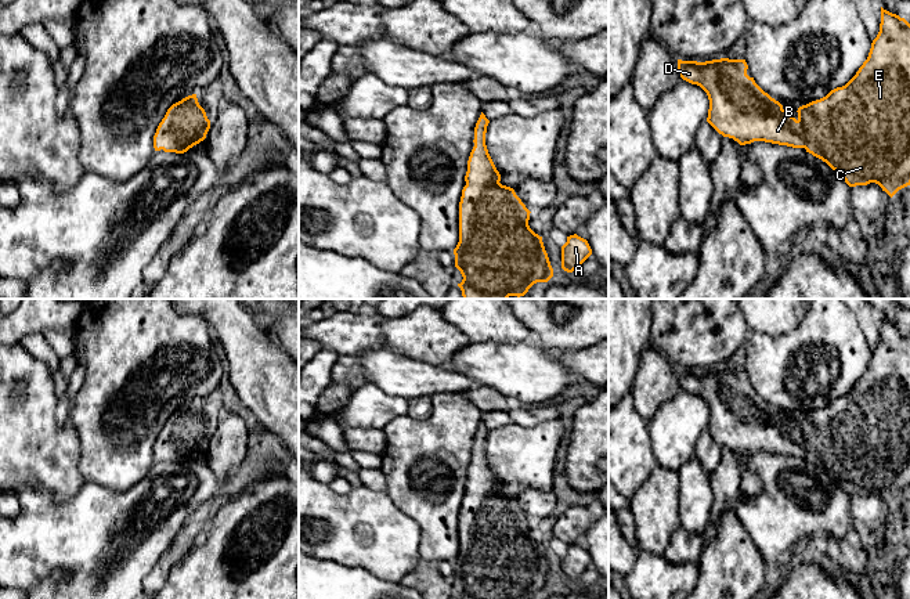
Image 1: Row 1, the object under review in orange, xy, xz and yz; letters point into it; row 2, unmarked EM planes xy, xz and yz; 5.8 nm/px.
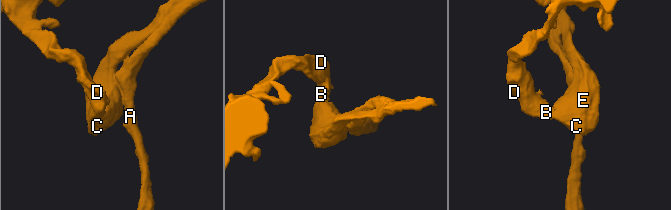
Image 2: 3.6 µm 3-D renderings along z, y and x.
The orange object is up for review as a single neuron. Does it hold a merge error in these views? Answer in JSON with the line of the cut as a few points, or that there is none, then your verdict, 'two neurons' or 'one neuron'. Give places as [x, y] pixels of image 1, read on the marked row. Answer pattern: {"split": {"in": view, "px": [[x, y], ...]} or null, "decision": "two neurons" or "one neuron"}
{"split": null, "decision": "one neuron"}

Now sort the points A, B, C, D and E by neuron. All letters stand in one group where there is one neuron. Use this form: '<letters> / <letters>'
A B C D E

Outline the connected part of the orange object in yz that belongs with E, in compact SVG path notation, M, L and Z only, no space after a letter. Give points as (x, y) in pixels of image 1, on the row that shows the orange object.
M881 7L881 24L871 43L867 59L856 75L842 87L831 90L826 97L798 108L795 119L783 105L765 93L747 75L745 59L712 59L705 62L678 59L680 77L700 86L708 95L707 122L723 137L733 138L740 145L765 141L806 152L826 162L849 187L878 184L891 198L910 185L910 24Z

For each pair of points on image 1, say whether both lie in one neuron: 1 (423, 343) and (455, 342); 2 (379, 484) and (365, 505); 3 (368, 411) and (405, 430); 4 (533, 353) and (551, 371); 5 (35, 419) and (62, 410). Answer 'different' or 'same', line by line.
1: same
2: different
3: different
4: same
5: different

